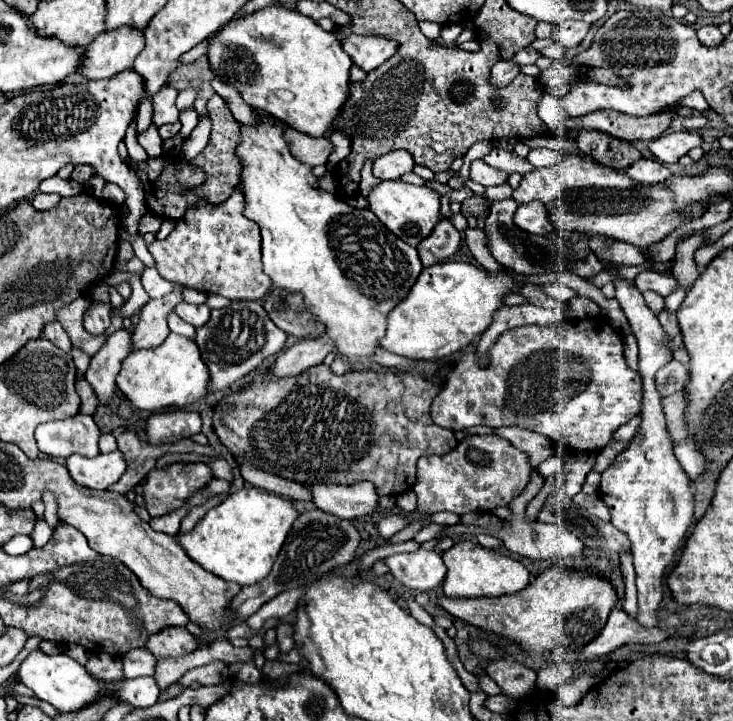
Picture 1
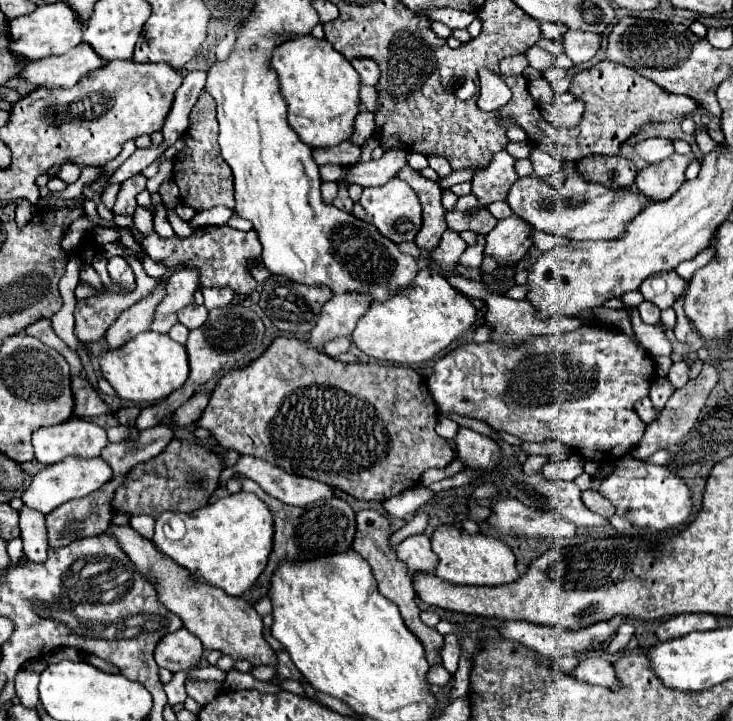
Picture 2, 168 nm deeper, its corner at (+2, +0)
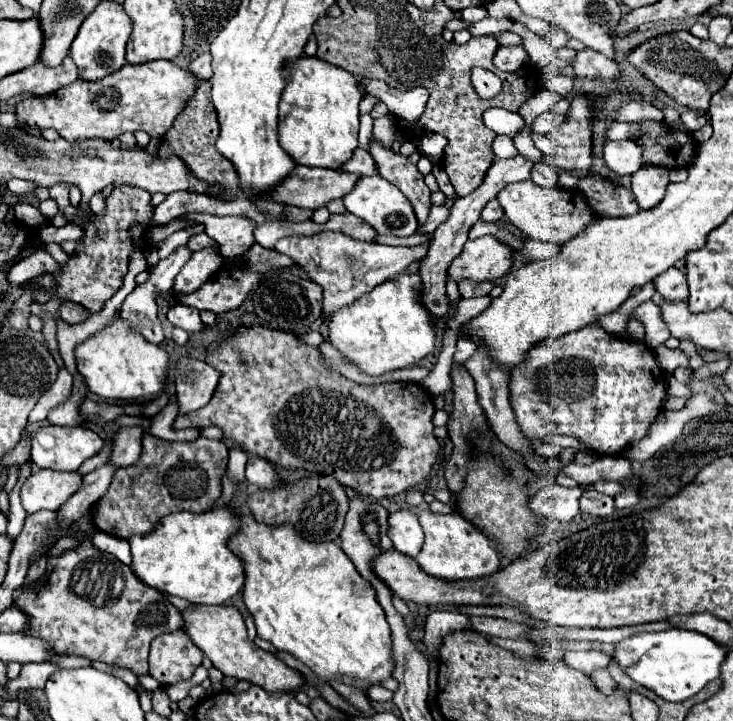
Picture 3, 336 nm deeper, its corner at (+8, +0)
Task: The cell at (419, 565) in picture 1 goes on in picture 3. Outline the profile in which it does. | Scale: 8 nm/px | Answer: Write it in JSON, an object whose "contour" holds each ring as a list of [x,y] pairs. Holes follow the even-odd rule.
{"contour":[[[408,508],[392,512],[388,516],[388,538],[392,540],[396,550],[416,558],[424,544],[424,532],[418,516]]]}

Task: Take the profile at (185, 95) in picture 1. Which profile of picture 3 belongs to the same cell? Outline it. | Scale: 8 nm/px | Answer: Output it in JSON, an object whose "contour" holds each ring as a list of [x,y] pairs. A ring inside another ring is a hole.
{"contour":[[[204,52],[200,54],[192,64],[190,64],[190,70],[192,74],[198,78],[198,80],[206,80],[212,76],[212,68],[210,68],[210,62],[212,62],[212,56],[210,52]]]}

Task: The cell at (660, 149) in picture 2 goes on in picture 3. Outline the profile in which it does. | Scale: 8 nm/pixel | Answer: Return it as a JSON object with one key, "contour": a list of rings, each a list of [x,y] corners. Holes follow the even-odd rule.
{"contour":[[[632,140],[606,142],[602,158],[616,176],[632,176],[642,166],[642,148]]]}

